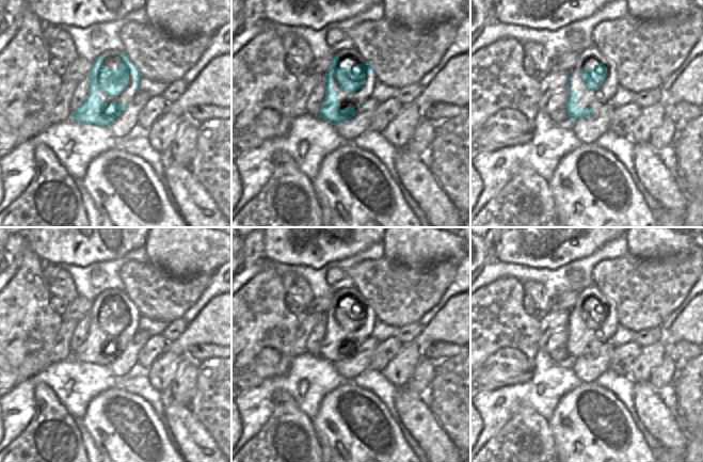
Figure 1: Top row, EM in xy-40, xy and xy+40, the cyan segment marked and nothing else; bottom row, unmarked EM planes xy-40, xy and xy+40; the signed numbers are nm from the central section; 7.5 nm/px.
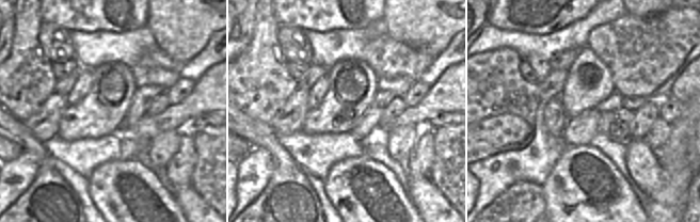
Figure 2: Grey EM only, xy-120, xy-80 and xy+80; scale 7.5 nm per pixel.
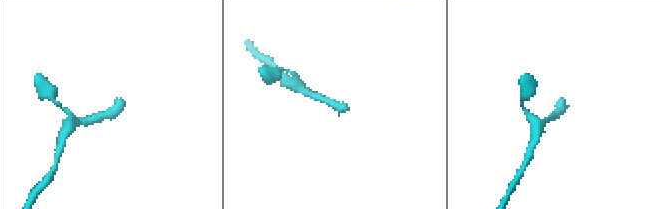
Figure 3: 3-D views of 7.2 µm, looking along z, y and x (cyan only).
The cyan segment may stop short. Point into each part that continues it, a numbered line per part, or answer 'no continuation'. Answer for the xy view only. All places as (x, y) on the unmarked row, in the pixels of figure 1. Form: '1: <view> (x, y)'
1: xy (347, 338)

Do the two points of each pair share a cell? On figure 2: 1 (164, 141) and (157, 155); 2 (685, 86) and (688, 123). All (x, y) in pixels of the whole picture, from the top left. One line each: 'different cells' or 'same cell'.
1: same cell
2: different cells

